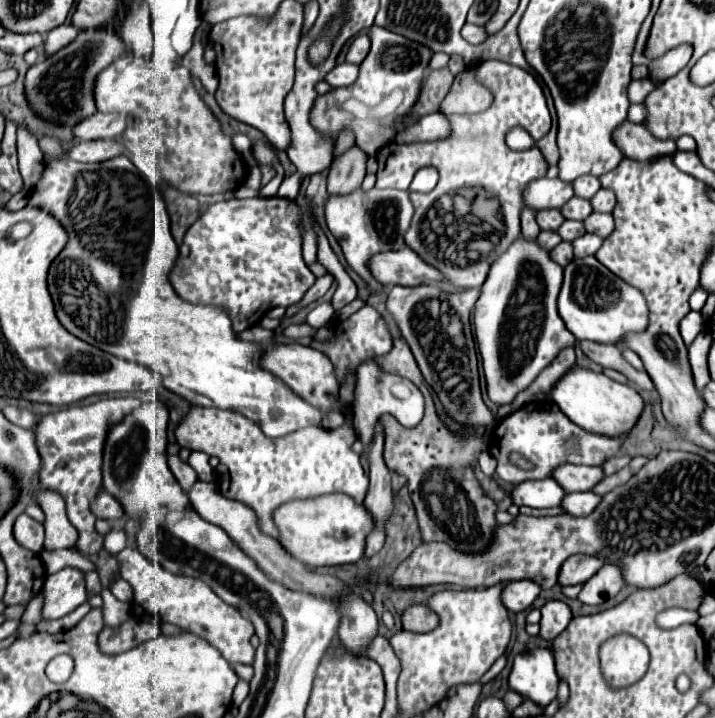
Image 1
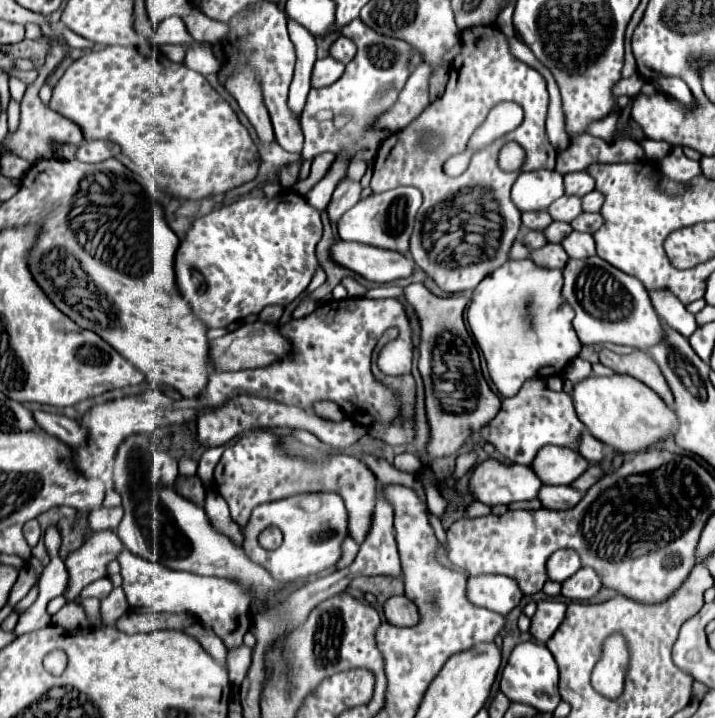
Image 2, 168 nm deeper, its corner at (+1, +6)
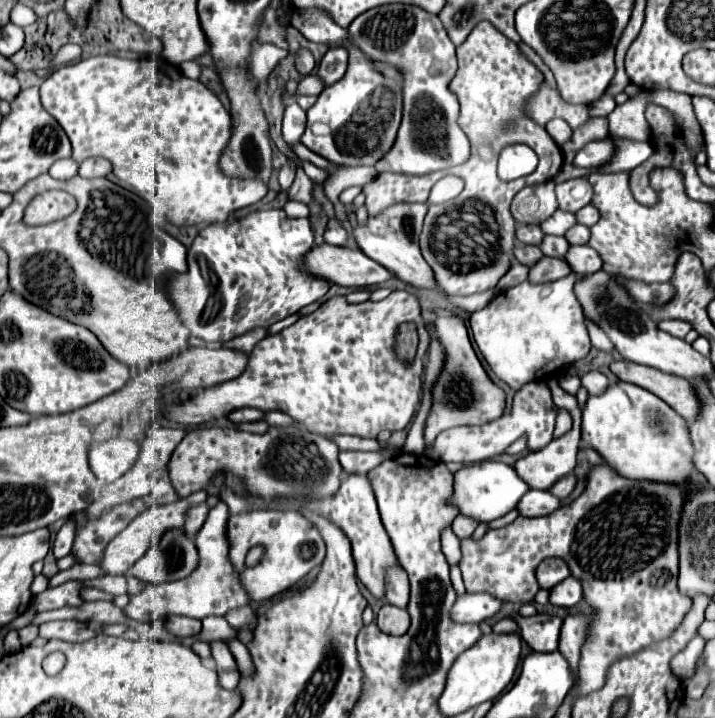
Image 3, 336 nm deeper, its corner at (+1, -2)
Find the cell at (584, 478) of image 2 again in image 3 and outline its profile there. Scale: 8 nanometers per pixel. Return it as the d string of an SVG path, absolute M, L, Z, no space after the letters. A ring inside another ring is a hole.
M567 474L567 478L561 478L549 492L563 500L563 498L567 498L575 490L575 486L577 486L577 476L575 474Z

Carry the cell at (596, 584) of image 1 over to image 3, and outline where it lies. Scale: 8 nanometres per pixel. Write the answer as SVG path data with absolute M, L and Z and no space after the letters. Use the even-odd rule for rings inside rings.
M573 576L565 578L565 582L559 582L559 586L555 586L549 594L551 594L549 602L555 606L563 606L563 608L571 608L583 600L581 582Z

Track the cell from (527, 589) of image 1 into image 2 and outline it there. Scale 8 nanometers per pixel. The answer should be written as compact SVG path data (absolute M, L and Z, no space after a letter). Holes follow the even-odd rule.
M479 576L467 580L467 598L475 606L483 606L497 614L509 614L521 600L521 590L507 576Z

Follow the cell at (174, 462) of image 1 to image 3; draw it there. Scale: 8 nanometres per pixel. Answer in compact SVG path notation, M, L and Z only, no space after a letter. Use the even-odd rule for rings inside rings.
M201 502L197 506L191 506L187 512L185 512L185 524L183 524L183 530L187 530L187 536L189 538L195 538L195 534L199 532L199 528L203 526L205 518L207 518L207 512L209 508Z

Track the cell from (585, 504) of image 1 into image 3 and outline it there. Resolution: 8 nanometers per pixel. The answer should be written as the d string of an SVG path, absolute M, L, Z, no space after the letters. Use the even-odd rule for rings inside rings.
M529 490L521 502L519 502L519 514L521 516L529 516L529 518L535 518L535 516L545 516L545 514L553 514L555 510L559 510L563 504L557 496L553 496L551 492L545 492L545 490Z

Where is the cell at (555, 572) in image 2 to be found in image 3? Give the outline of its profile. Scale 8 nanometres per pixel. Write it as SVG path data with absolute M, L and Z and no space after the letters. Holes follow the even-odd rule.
M547 558L537 568L537 582L545 590L551 590L559 582L563 582L567 576L571 576L571 570L567 562L563 562L561 558Z

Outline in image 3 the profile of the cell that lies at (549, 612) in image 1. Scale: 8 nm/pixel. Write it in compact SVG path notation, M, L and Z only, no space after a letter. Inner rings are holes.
M513 614L513 618L519 622L521 638L535 652L553 652L553 650L557 650L559 630L561 630L561 622L563 622L559 616L535 614L531 618L523 618L519 614Z

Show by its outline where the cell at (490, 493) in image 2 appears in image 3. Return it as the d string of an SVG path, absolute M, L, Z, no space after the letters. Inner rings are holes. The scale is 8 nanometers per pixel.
M485 460L455 472L455 504L459 506L461 514L475 518L477 522L491 522L505 516L519 504L519 500L527 492L529 492L527 482L519 478L513 466L503 462Z

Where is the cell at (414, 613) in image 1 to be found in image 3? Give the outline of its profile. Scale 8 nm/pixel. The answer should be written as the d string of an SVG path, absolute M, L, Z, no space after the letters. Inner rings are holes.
M385 604L385 606L379 610L377 626L379 626L385 634L403 636L403 634L409 630L409 626L411 626L411 618L409 618L409 614L407 614L405 608L397 608L397 606Z

